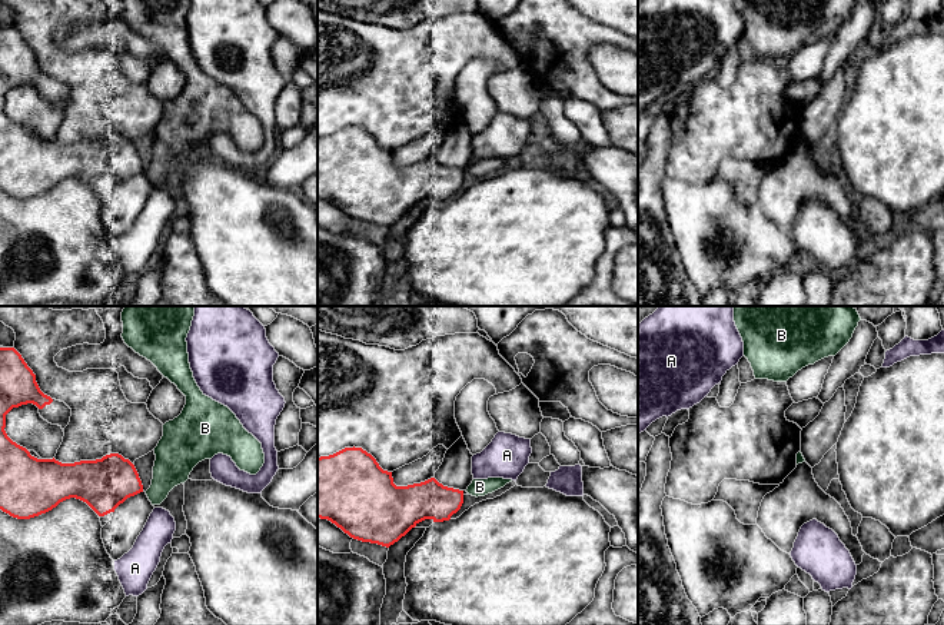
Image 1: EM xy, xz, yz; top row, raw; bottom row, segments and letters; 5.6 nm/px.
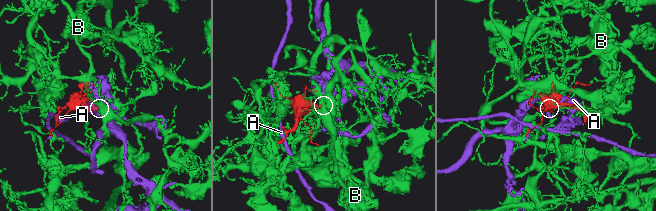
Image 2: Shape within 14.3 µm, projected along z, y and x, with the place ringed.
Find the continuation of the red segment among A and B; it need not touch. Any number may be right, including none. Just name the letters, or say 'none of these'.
none of these

